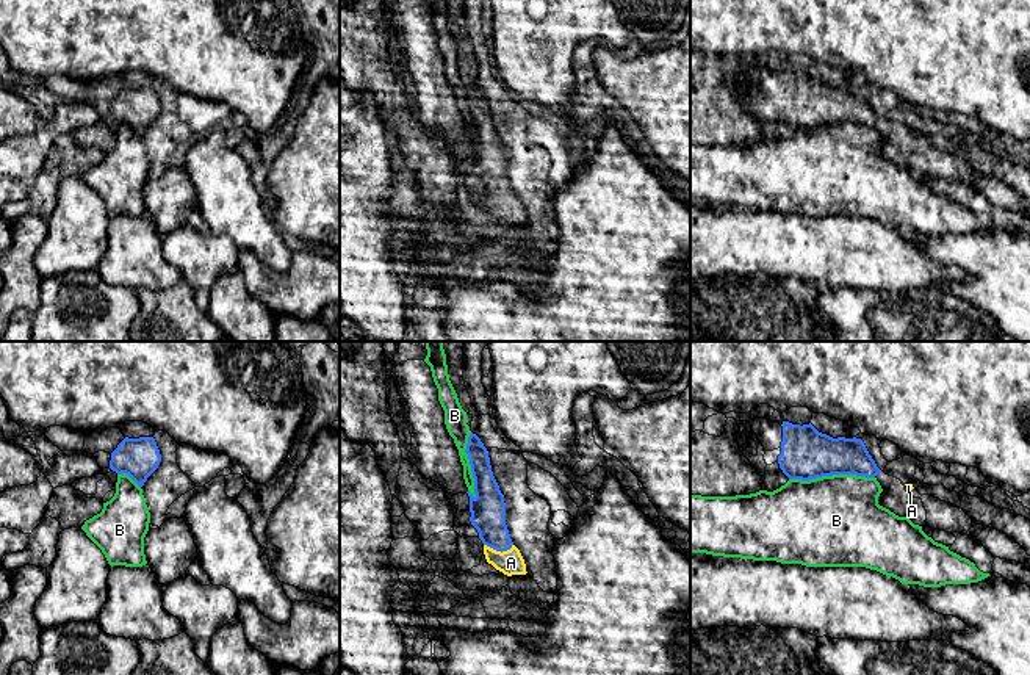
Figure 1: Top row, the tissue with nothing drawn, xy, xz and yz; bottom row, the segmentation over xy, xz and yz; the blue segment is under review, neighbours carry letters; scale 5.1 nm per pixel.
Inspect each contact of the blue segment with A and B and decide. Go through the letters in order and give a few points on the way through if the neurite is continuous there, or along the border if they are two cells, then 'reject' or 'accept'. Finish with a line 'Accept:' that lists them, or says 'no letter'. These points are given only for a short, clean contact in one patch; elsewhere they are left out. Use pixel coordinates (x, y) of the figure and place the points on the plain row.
A: way xz (487, 158), (498, 199), (511, 212); accept
B: reject
Accept: A

